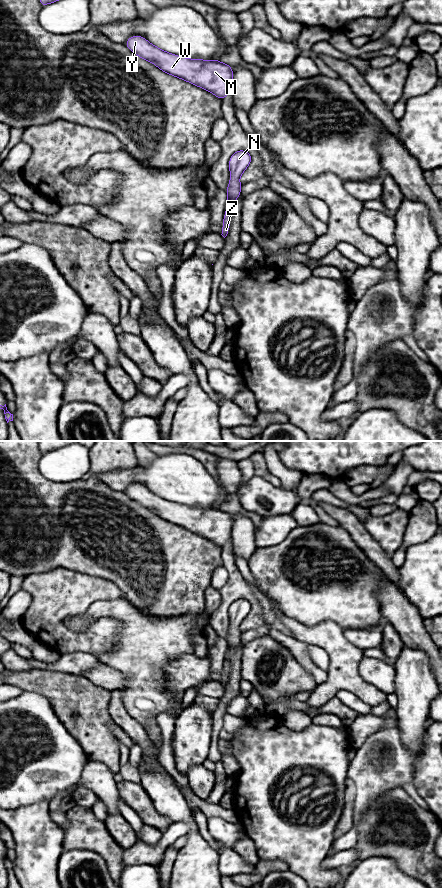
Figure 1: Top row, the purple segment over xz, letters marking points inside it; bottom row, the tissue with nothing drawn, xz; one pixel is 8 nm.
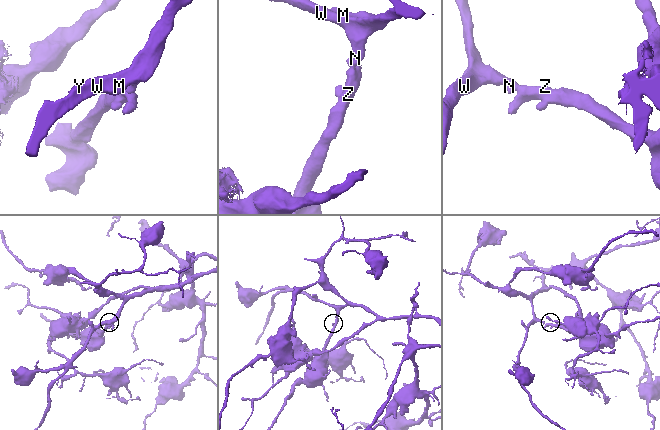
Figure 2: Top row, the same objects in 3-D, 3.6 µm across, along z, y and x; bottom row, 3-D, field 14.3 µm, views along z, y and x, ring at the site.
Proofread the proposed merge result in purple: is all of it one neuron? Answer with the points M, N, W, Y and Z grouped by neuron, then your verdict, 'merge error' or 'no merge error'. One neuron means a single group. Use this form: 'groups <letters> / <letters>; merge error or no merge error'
groups M N W Y Z; no merge error

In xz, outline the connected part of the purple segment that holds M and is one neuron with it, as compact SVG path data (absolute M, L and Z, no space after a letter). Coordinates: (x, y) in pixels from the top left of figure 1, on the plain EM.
M139 483L131 484L124 492L160 518L201 535L220 548L232 542L233 518L230 513L219 508L182 506L161 498Z

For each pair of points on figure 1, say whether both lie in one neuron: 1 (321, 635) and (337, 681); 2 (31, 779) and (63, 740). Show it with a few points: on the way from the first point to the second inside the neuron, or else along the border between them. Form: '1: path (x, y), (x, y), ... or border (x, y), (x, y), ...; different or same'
1: path (332, 646), (341, 655), (341, 670); same
2: path (39, 769), (56, 750); same

